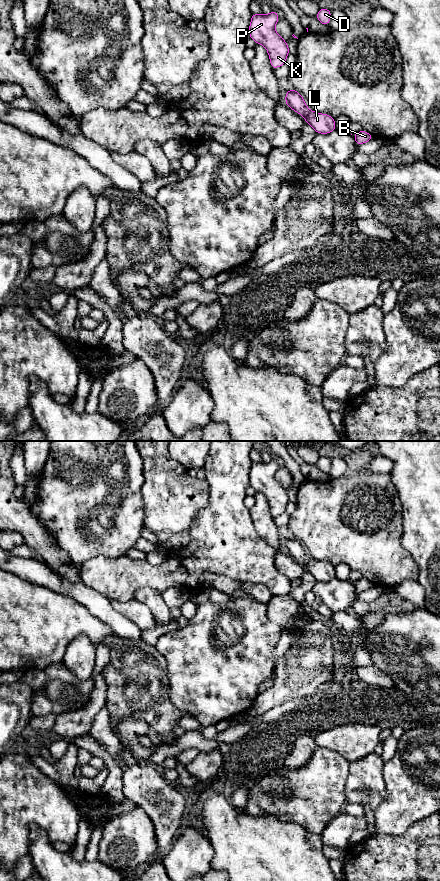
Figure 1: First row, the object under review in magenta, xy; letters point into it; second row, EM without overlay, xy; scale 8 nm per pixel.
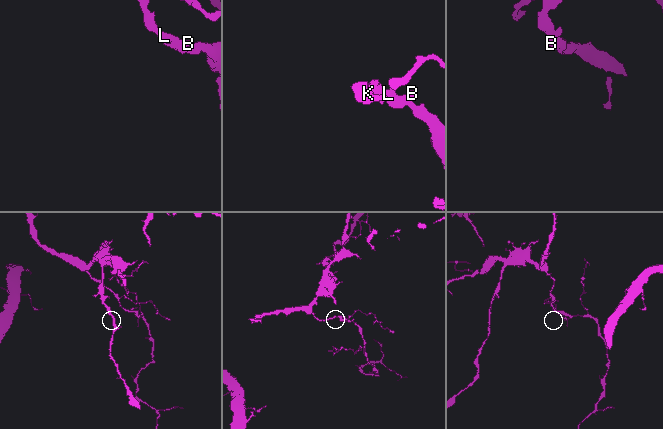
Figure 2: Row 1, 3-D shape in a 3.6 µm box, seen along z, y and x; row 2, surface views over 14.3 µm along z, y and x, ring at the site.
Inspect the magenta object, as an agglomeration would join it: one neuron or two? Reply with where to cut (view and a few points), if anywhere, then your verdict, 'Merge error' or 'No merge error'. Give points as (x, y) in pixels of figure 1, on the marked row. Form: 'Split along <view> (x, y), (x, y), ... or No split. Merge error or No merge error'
No split. No merge error

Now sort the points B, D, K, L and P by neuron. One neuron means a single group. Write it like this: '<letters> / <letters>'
B D K L P

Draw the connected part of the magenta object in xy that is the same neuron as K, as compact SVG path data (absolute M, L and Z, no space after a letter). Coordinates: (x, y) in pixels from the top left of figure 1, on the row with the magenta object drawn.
M273 10L267 15L253 13L249 25L249 37L266 48L273 69L284 65L290 52L287 42L275 30L278 21L279 15Z

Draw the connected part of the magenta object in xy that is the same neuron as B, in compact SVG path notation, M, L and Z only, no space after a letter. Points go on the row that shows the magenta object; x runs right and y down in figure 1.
M360 130L352 136L354 137L357 145L364 144L373 139L373 136L364 130Z

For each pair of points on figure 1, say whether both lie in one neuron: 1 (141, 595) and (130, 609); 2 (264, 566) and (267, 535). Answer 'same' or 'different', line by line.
1: different
2: different

